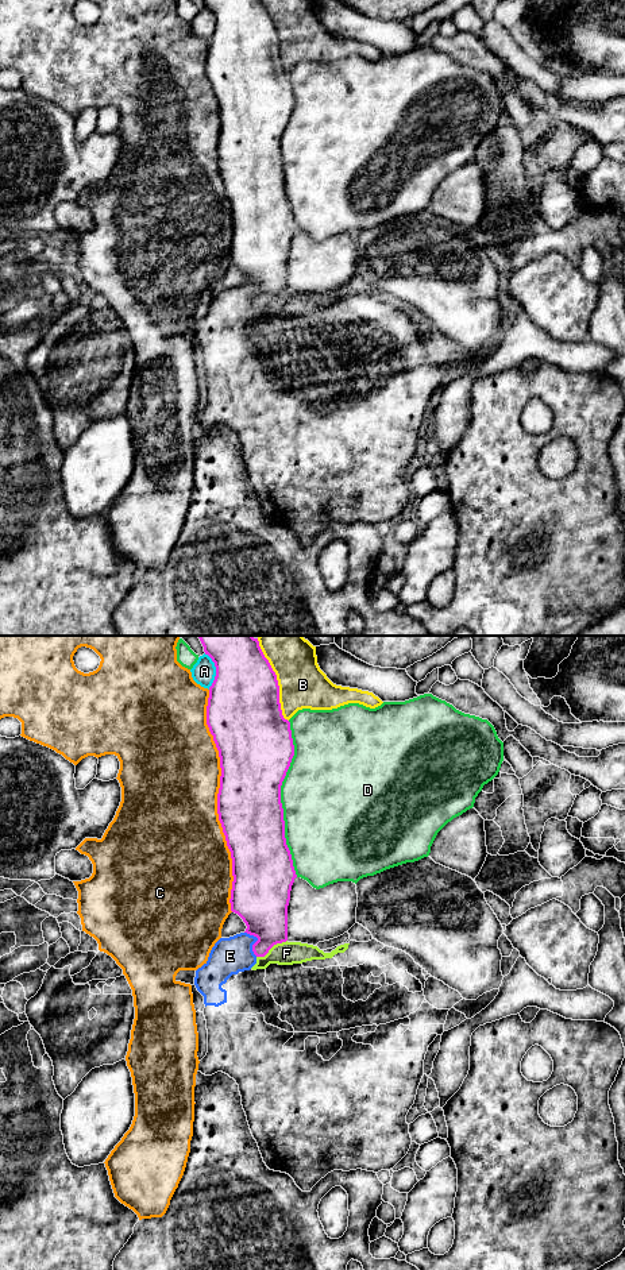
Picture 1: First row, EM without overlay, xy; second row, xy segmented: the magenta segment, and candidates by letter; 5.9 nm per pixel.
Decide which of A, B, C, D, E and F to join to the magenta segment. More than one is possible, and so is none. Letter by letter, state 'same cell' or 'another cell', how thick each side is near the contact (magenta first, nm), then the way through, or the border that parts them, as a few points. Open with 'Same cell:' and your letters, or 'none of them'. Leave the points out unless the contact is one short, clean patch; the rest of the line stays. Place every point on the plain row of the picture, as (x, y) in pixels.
Same cell: none of them
A: another cell | 420/140 nm
B: another cell | 440/280 nm
C: another cell | 380/500 nm
D: another cell | 380/480 nm
E: another cell | 320/220 nm | along xy (245, 284), (257, 290), (253, 297), (253, 304), (257, 308)
F: another cell | 280/140 nm | along xy (286, 292), (276, 296), (263, 308), (257, 309)

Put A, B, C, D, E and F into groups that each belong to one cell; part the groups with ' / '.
A / B / C / D / E F

